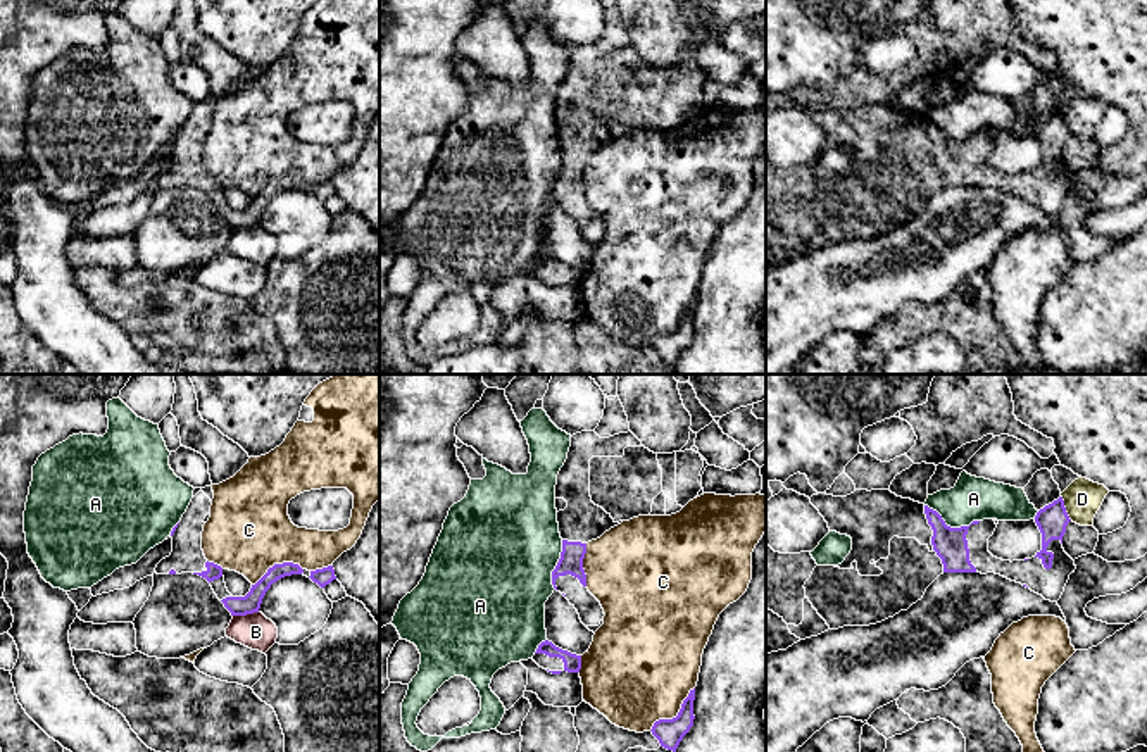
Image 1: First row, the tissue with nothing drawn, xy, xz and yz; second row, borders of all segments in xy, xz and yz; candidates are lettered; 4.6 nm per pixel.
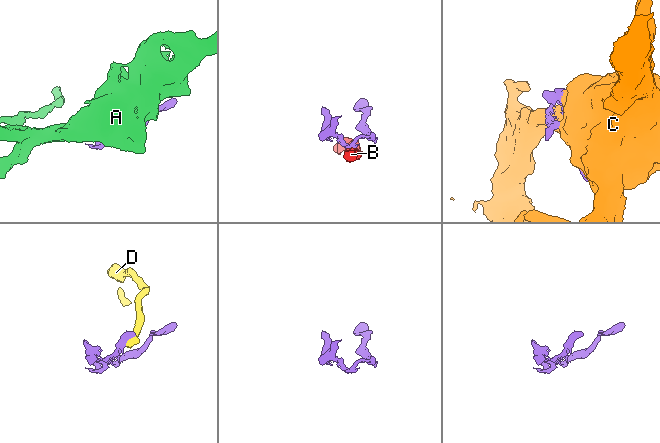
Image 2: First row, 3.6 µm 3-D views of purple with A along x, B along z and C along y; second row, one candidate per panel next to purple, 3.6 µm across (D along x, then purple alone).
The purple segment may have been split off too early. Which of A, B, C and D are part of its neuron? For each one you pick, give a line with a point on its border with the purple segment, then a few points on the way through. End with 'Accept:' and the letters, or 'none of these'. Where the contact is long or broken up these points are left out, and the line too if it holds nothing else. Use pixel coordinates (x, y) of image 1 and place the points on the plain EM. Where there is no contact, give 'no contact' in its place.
Accept: none of these

